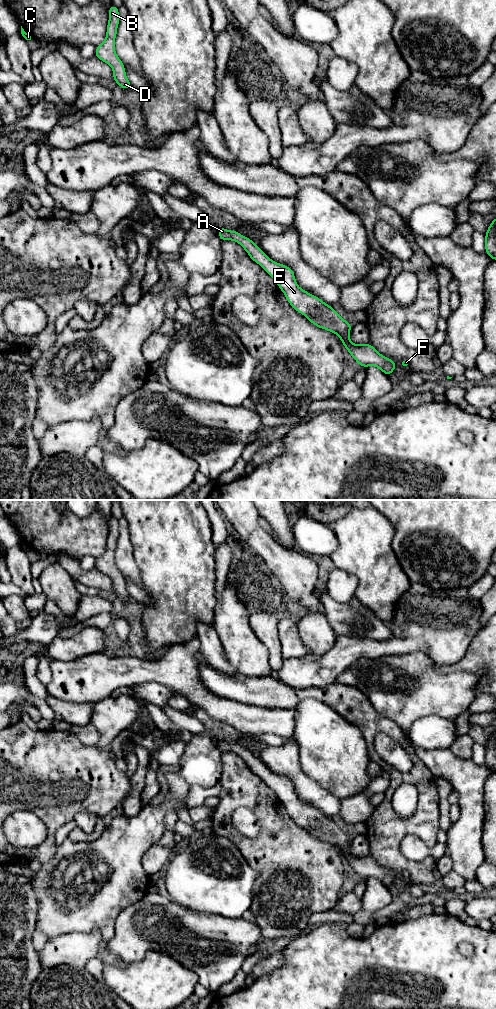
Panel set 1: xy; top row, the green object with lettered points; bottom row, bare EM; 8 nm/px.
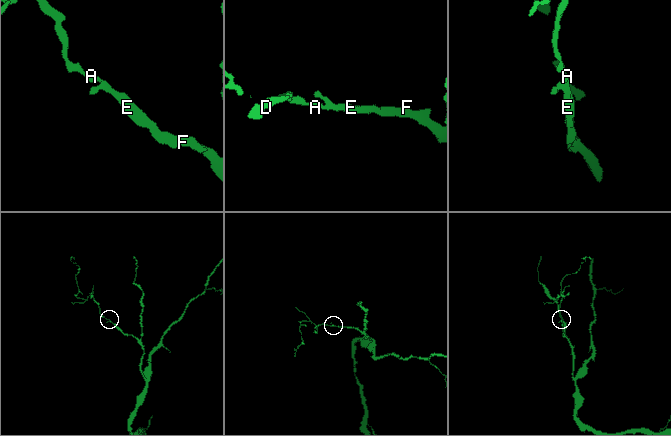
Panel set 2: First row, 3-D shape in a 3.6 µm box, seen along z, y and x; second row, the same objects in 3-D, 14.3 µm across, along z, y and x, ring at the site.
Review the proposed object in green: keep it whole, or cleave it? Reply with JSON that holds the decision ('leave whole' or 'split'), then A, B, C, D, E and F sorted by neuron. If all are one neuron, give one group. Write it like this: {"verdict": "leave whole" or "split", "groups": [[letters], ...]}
{"verdict": "leave whole", "groups": [["A", "B", "C", "D", "E", "F"]]}

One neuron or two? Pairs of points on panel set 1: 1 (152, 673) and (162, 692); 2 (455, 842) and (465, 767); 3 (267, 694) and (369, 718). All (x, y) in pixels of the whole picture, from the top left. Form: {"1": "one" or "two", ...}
{"1": "two", "2": "one", "3": "one"}

